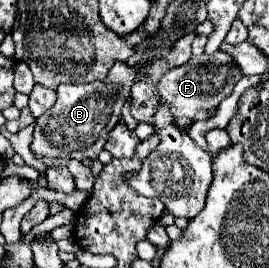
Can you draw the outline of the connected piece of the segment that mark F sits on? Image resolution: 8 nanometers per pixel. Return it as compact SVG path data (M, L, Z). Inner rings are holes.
M219 50L213 56L205 54L205 62L195 64L195 60L191 60L189 64L169 70L157 84L157 90L161 92L161 104L169 104L175 118L187 116L191 120L209 120L209 110L215 110L221 100L233 92L241 76L237 62L227 52Z

